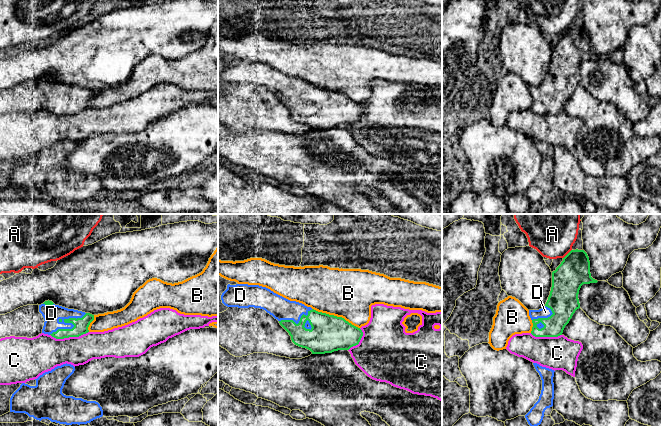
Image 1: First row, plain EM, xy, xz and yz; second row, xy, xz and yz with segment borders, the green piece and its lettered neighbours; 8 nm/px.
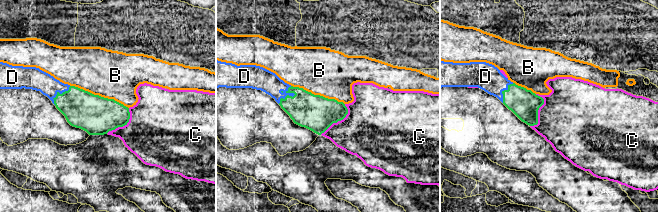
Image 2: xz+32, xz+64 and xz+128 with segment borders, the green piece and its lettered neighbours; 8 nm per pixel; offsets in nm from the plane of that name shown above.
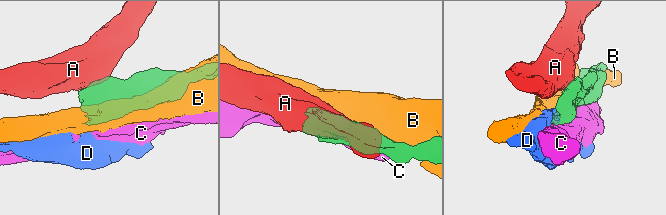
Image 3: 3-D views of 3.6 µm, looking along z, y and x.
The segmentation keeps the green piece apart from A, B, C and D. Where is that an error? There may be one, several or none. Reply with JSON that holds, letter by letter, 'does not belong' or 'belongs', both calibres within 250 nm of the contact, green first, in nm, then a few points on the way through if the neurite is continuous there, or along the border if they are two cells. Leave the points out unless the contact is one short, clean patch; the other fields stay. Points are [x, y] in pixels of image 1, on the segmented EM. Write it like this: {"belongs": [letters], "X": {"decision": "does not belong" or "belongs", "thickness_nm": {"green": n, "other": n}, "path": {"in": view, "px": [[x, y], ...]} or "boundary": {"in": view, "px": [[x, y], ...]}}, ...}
{"belongs": ["D"], "A": {"decision": "does not belong", "thickness_nm": {"green": 260, "other": 420}, "boundary": {"in": "yz", "px": [[571, 249], [563, 258]]}}, "B": {"decision": "does not belong", "thickness_nm": {"green": 300, "other": 400}}, "C": {"decision": "does not belong", "thickness_nm": {"green": 120, "other": 300}}, "D": {"decision": "belongs", "thickness_nm": {"green": 120, "other": 140}, "path": {"in": "xy", "px": [[81, 325], [70, 322], [60, 322], [51, 313]]}}}

